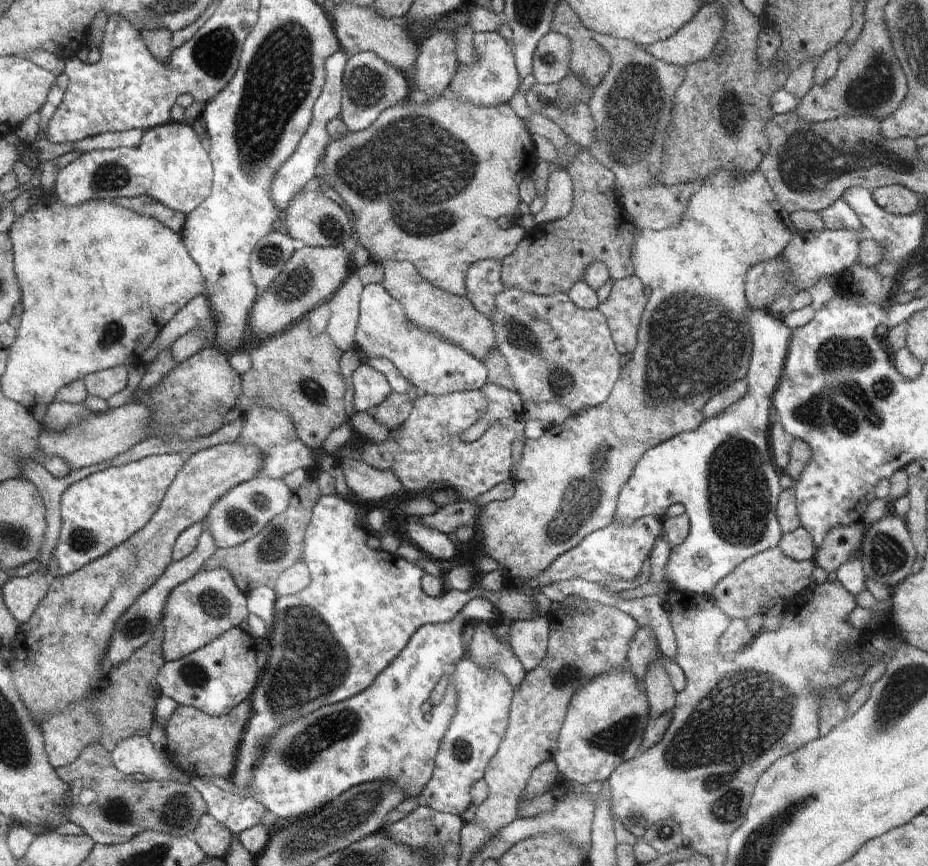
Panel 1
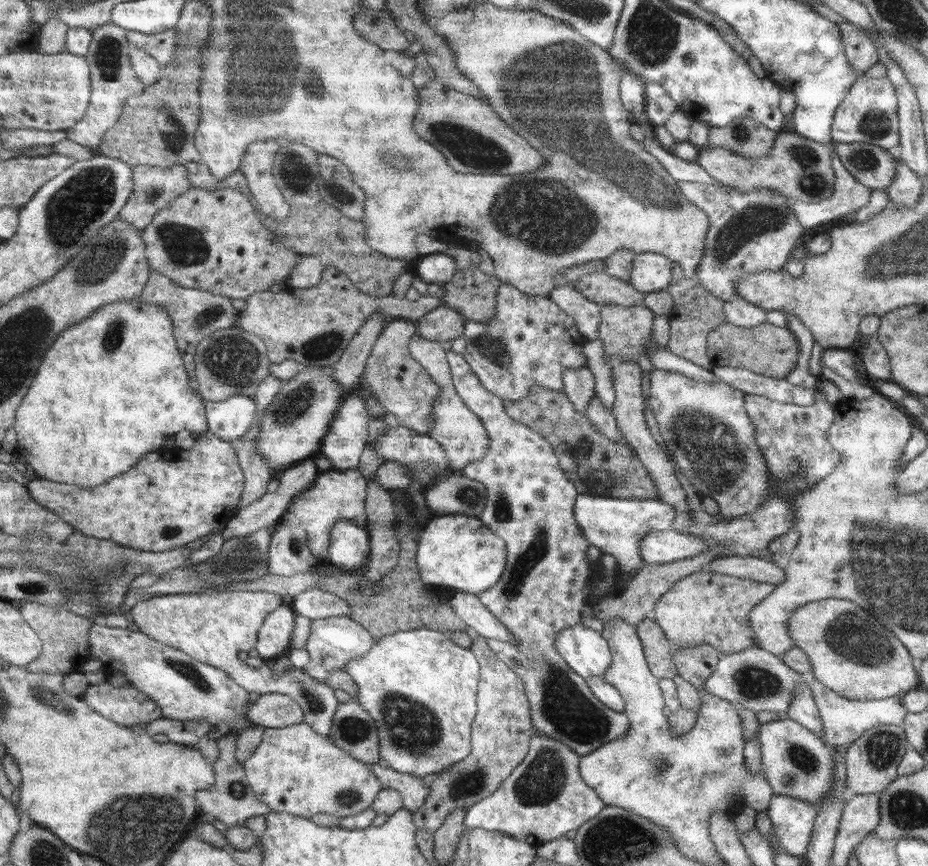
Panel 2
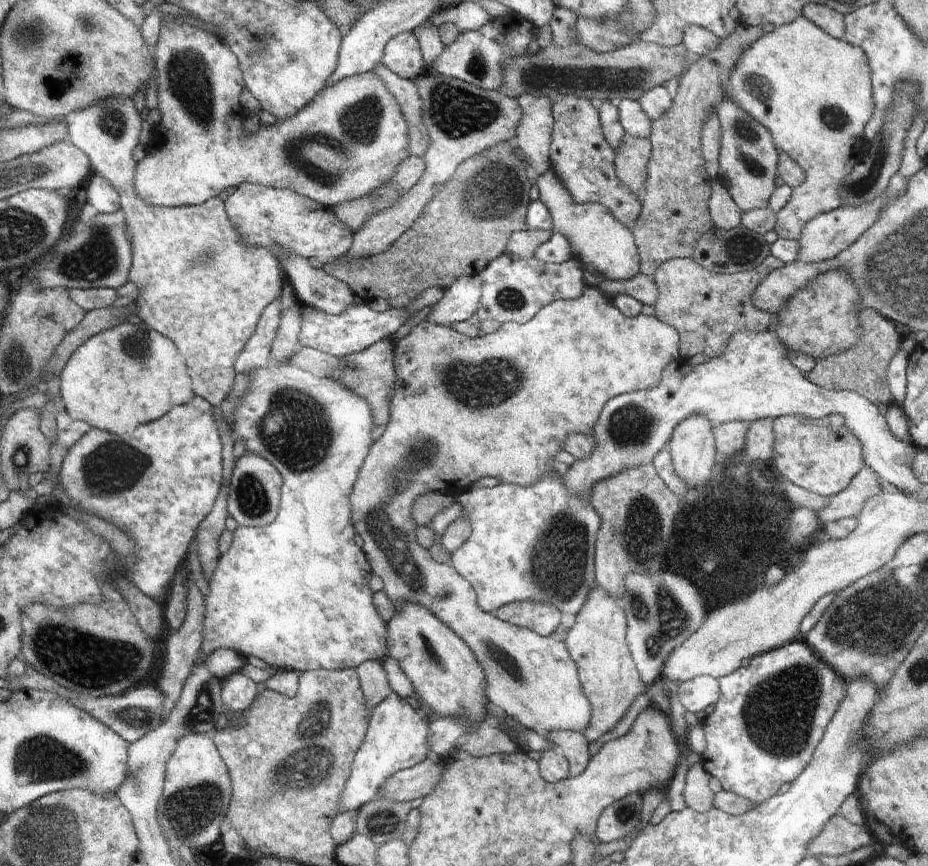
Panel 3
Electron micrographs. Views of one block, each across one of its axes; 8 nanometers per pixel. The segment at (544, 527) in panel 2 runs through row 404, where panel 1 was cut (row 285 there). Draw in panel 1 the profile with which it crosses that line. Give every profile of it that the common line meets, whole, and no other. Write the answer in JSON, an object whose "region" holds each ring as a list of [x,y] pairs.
{"region":[[[482,259],[476,261],[473,265],[470,265],[468,272],[466,273],[466,288],[469,292],[466,297],[470,299],[470,302],[474,305],[476,310],[479,310],[487,317],[491,317],[497,308],[497,294],[506,290],[501,280],[501,268],[500,261],[494,259]]]}

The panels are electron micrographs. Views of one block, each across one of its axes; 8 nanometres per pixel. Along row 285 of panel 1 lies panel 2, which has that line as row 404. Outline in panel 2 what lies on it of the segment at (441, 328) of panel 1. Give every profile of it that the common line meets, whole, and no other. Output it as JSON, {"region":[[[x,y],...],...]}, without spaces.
{"region":[[[388,320],[367,358],[362,378],[370,385],[370,389],[386,411],[394,416],[398,425],[426,435],[430,431],[432,405],[438,395],[438,386],[409,352],[410,338],[416,330],[414,321]]]}

